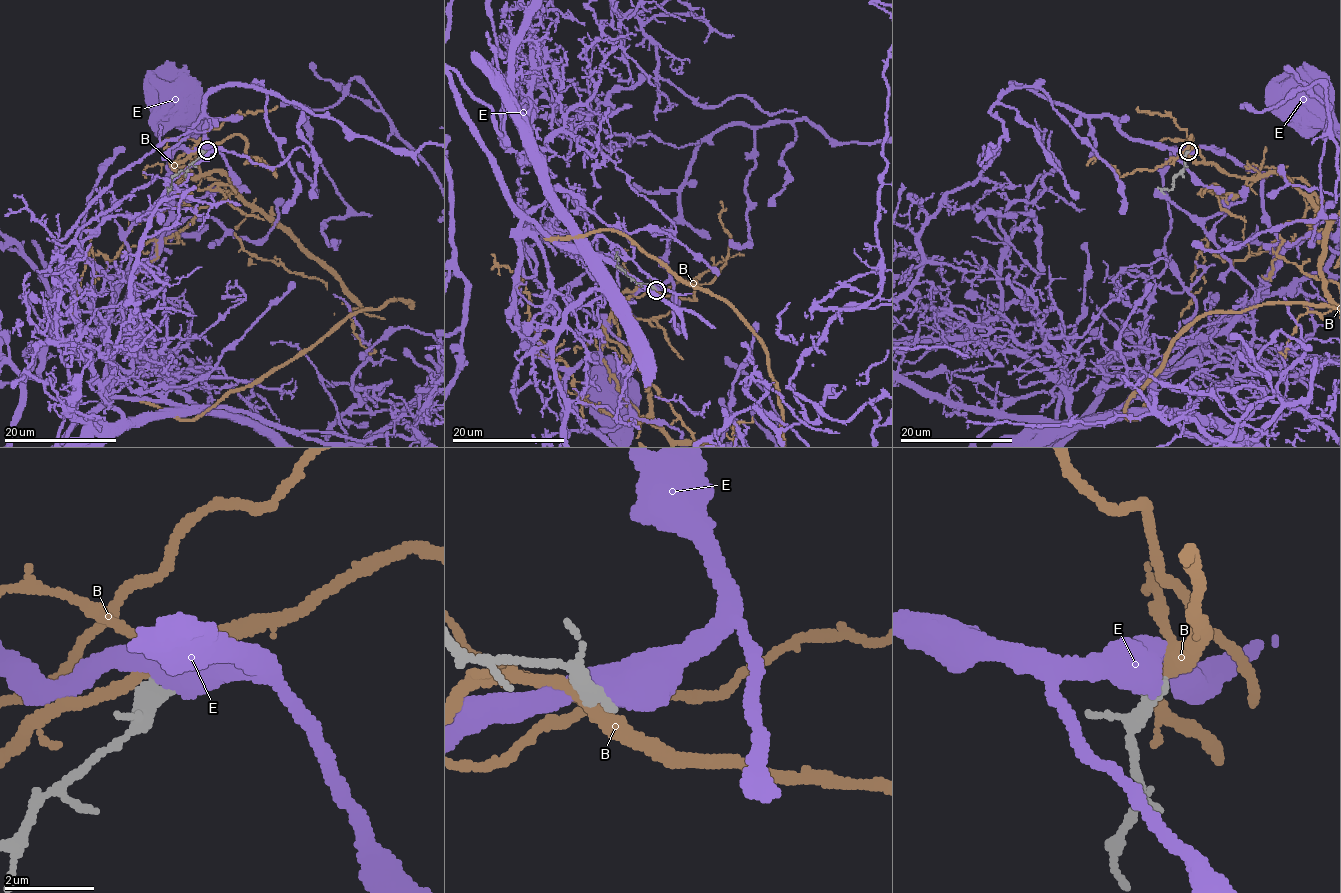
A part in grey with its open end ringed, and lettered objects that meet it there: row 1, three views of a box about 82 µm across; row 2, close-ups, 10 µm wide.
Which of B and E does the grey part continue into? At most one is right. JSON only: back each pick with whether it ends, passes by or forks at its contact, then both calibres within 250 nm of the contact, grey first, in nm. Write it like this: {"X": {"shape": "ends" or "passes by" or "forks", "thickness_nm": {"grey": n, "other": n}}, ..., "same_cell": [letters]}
{"same_cell": []}

